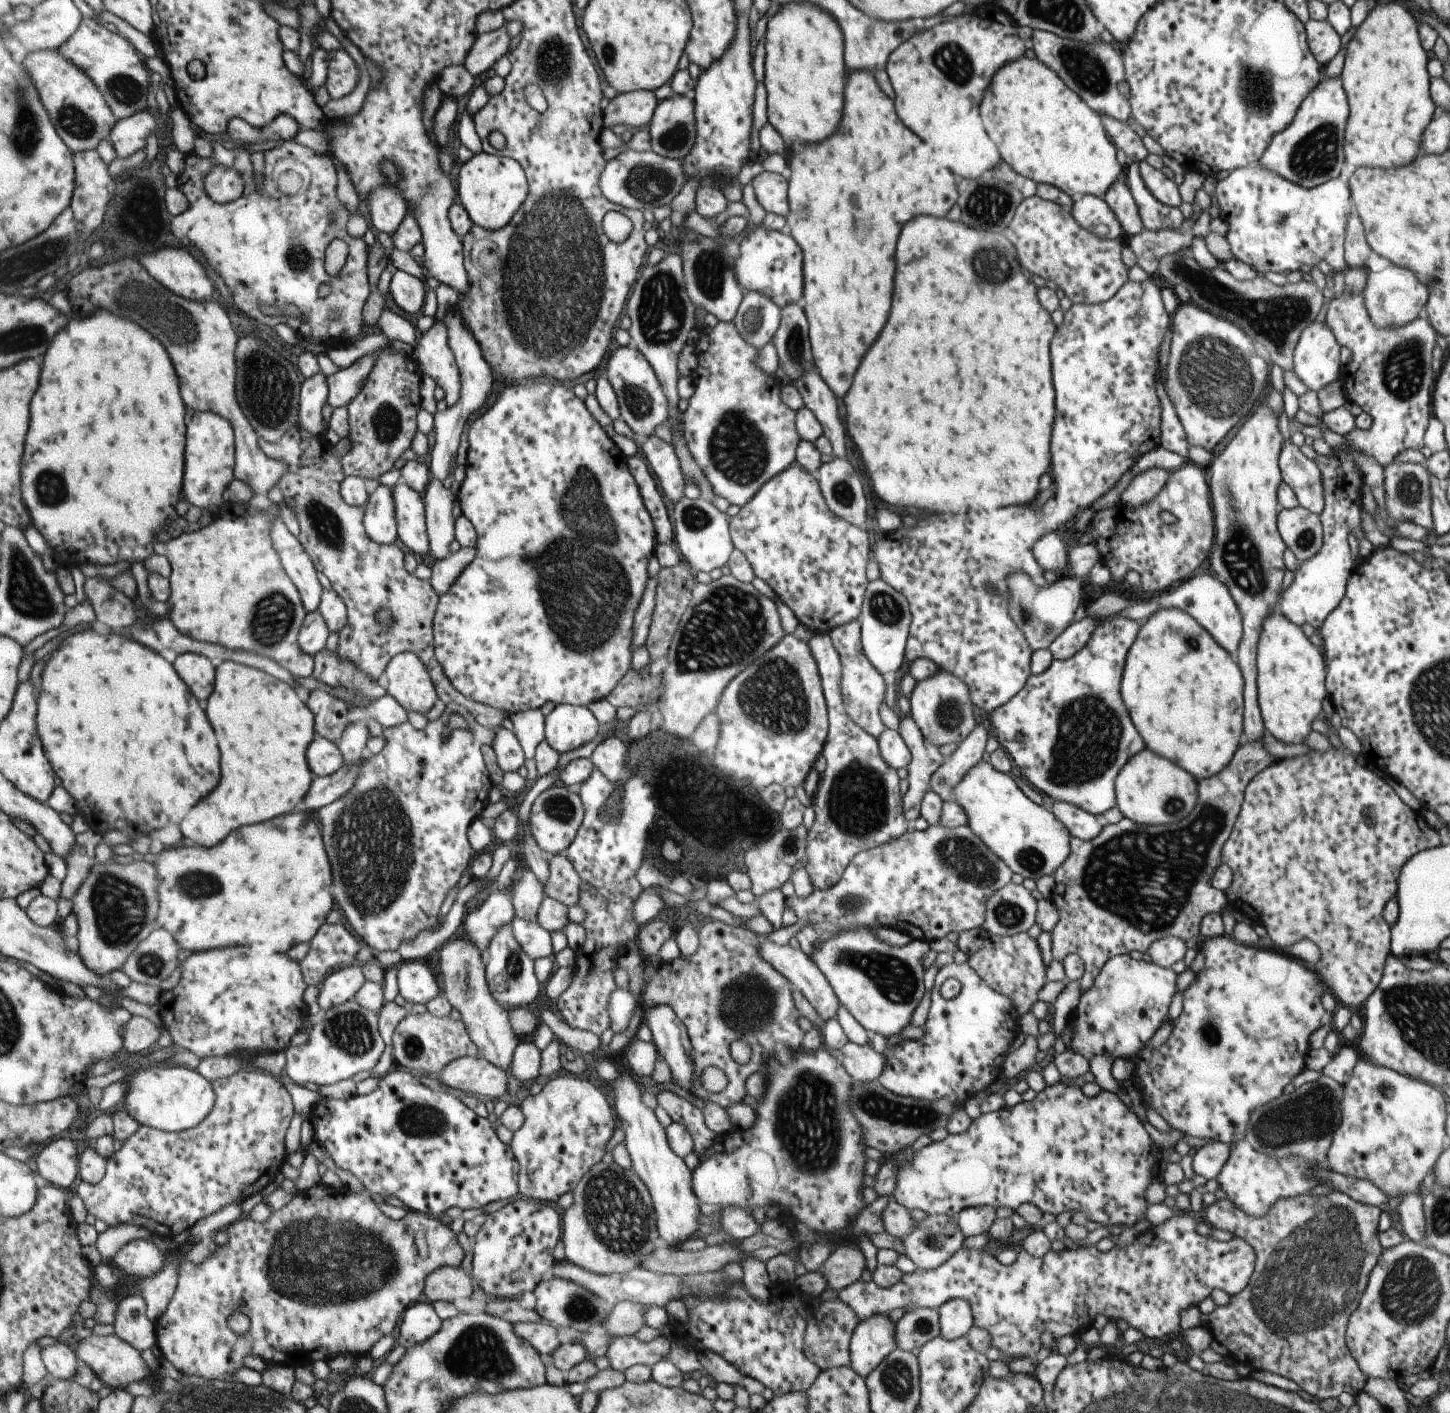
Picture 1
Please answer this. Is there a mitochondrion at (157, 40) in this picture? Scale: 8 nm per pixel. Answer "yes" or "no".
no

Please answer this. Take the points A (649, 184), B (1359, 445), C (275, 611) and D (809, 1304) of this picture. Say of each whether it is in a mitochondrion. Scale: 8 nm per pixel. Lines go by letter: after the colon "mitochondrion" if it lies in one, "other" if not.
A: mitochondrion
B: other
C: mitochondrion
D: other

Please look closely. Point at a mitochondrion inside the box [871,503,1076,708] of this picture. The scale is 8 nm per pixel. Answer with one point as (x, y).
(1027, 614)

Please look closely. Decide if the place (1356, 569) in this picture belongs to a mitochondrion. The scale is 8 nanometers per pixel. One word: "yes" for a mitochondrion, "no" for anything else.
no

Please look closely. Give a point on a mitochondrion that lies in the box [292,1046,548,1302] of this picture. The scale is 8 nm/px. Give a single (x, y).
(422, 1121)

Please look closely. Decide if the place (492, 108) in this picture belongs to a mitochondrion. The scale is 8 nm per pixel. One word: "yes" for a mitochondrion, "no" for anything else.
no

